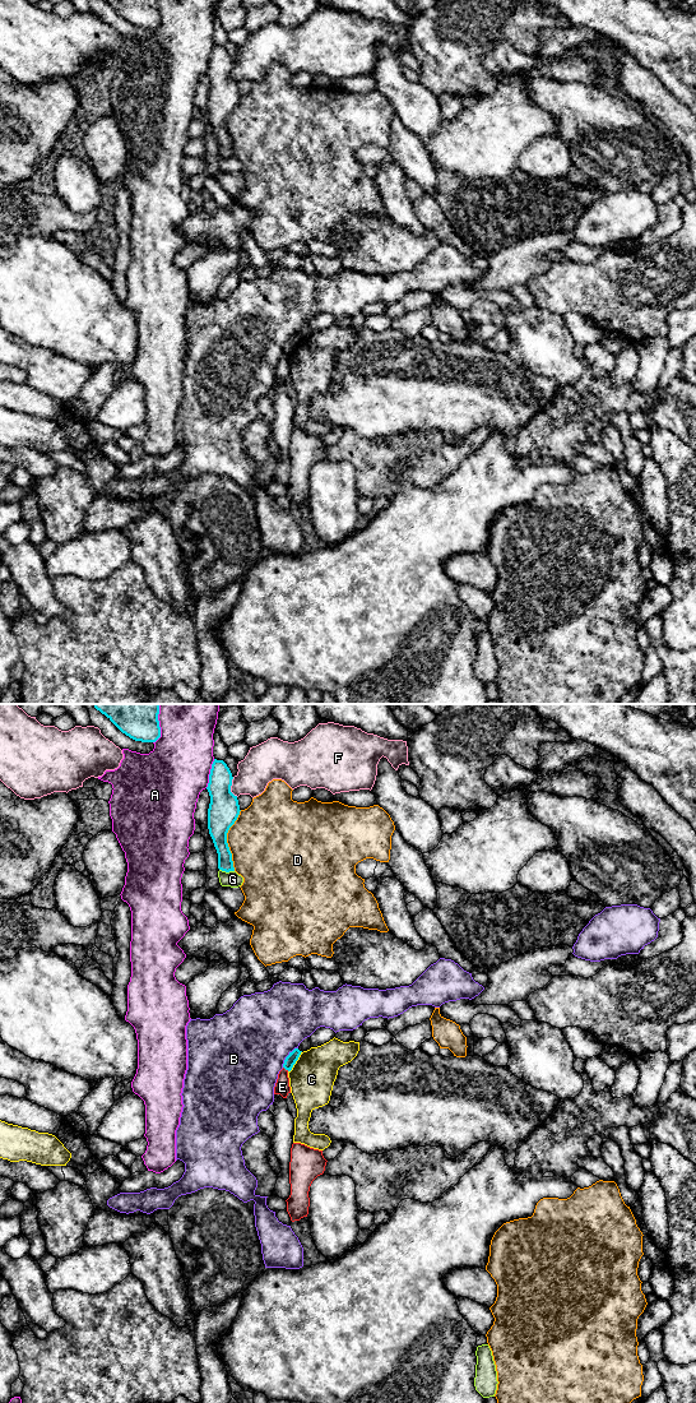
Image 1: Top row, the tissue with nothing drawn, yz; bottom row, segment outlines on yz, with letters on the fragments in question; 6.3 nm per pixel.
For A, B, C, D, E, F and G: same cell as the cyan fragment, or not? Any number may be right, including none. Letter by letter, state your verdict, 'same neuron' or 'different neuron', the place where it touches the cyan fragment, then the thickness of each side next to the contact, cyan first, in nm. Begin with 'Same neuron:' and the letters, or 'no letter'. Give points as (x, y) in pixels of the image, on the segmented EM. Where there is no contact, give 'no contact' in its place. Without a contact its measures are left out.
Same neuron: no letter
A: different neuron | yz (210, 773) | 190/420 nm
B: different neuron | yz (287, 1056) | 70/480 nm
C: different neuron | yz (296, 1060) | 70/280 nm
D: different neuron | yz (226, 841) | 190/460 nm
E: different neuron | yz (286, 1069) | 70/100 nm
F: different neuron | yz (230, 787) | 190/240 nm
G: different neuron | yz (227, 871) | 110/100 nm

